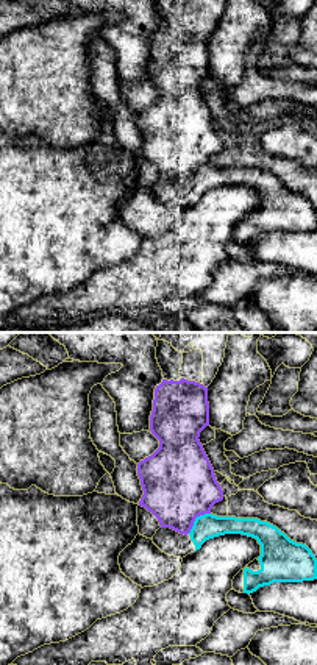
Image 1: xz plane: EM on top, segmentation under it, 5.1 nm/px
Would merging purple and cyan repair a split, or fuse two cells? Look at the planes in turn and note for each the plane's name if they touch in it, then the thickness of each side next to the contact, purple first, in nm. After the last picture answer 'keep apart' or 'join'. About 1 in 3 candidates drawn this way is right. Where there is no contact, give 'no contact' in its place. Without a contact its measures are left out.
meets purple in xz; 380 nm thick on the purple side, 130 nm on the other

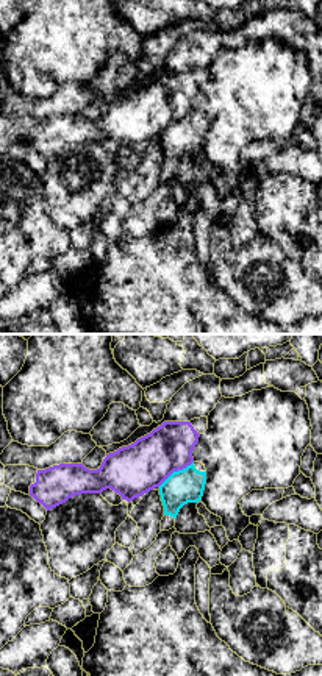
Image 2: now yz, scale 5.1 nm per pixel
meets purple in yz; 260 nm thick on the purple side, 180 nm on the other

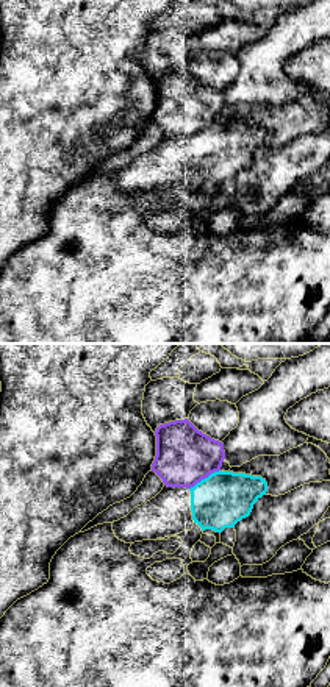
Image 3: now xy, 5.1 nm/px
meets purple in xy; 300 nm thick on the purple side, 280 nm on the other

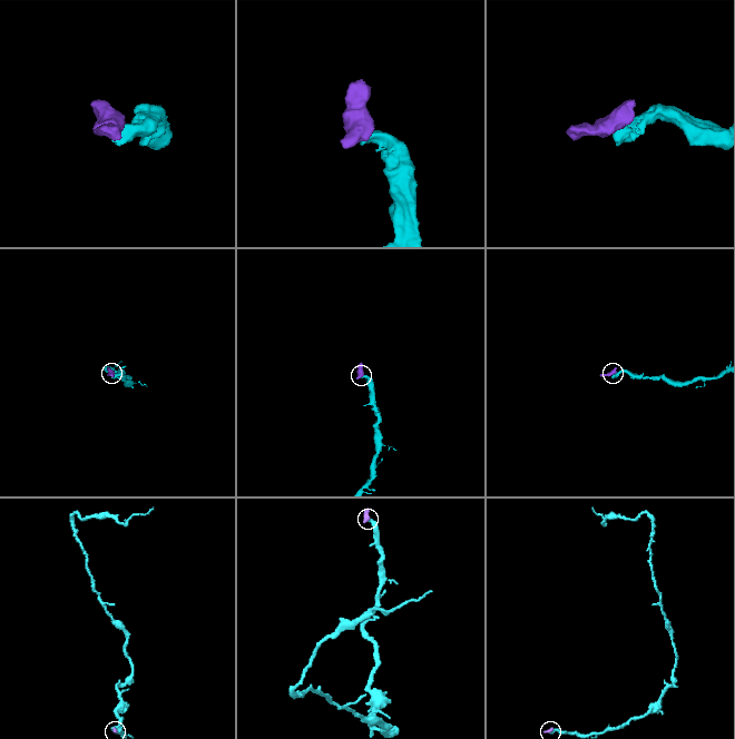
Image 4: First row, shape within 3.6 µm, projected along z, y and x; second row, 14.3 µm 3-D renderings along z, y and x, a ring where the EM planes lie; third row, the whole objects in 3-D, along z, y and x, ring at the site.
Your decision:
keep apart

